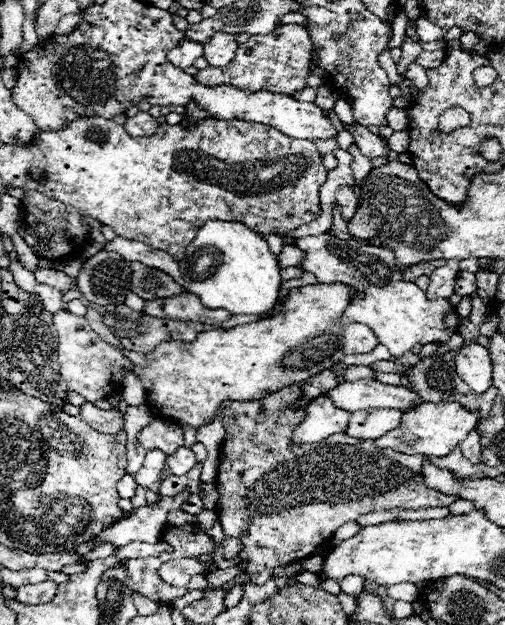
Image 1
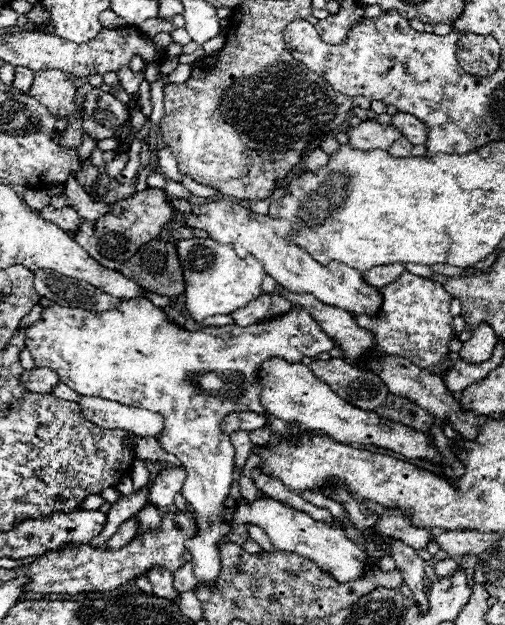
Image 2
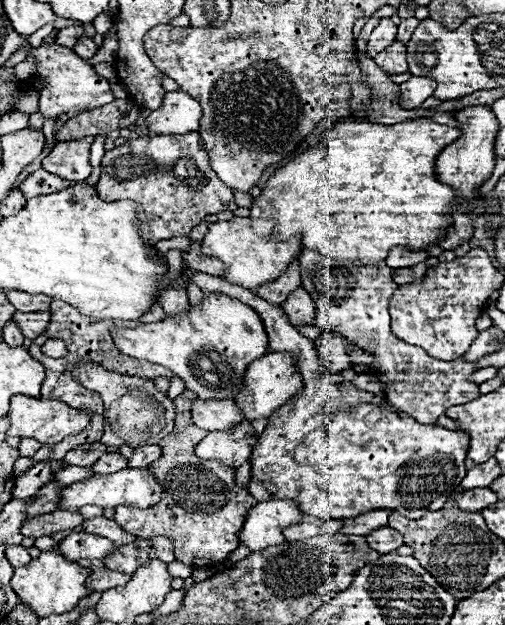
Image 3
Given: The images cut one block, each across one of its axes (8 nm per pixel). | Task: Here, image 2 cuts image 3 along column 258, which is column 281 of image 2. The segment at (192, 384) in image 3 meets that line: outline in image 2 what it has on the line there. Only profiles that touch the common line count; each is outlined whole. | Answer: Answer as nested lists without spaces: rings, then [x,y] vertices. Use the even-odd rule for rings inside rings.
[[[134,298],[124,300],[118,308],[108,312],[52,304],[44,308],[42,318],[26,330],[26,348],[32,352],[38,368],[56,370],[60,382],[78,394],[94,394],[114,402],[126,402],[126,406],[142,406],[164,416],[164,430],[158,442],[184,464],[188,476],[182,486],[182,496],[192,506],[196,518],[196,534],[184,544],[192,554],[198,582],[214,588],[222,568],[218,542],[230,532],[222,508],[228,498],[234,468],[234,448],[228,434],[220,430],[220,422],[230,412],[266,412],[260,404],[262,386],[256,376],[260,362],[274,356],[300,362],[304,356],[314,358],[330,352],[334,344],[306,310],[292,308],[290,314],[282,318],[272,318],[270,322],[248,328],[234,324],[190,332],[170,324],[164,312],[150,300]],[[202,370],[230,370],[230,374],[204,372],[220,380],[216,388],[208,390],[198,382],[200,376],[204,376]],[[230,382],[246,382],[246,388],[242,388],[246,406],[230,398]]]

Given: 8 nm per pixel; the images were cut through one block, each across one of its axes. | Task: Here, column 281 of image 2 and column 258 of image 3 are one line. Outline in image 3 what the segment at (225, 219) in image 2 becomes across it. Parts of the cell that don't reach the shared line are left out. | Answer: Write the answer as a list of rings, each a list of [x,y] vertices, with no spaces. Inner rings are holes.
[[[234,216],[228,222],[214,222],[208,226],[208,234],[202,240],[202,250],[206,256],[216,256],[226,264],[224,280],[244,286],[256,288],[262,282],[278,278],[282,270],[300,254],[302,244],[300,238],[288,238],[284,242],[272,240],[272,220],[252,220],[252,218],[238,218]]]

